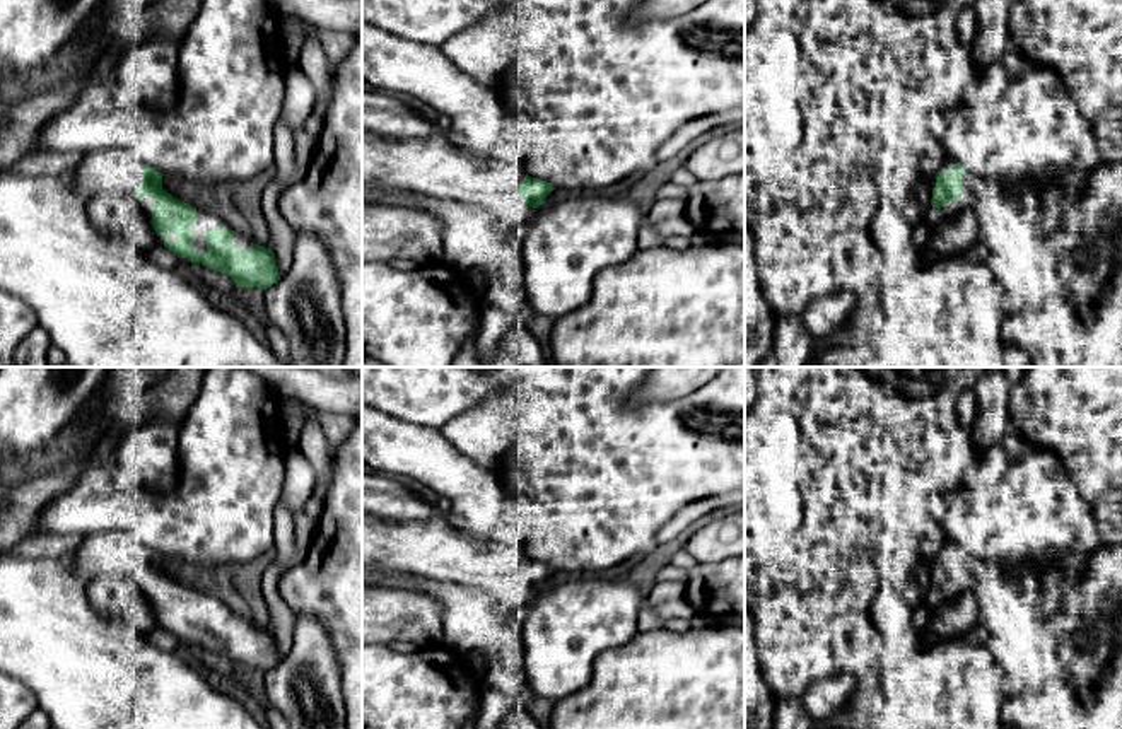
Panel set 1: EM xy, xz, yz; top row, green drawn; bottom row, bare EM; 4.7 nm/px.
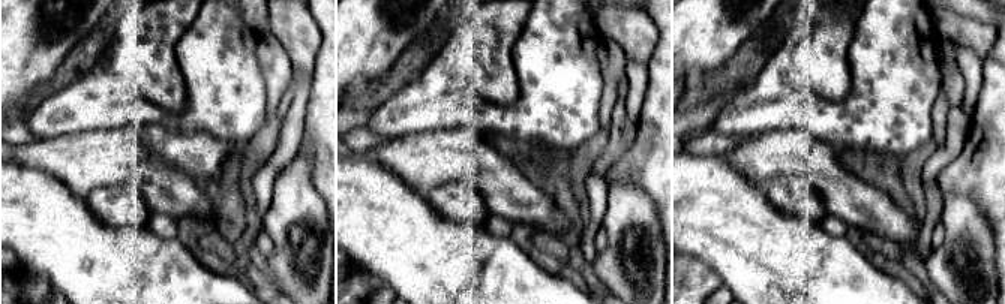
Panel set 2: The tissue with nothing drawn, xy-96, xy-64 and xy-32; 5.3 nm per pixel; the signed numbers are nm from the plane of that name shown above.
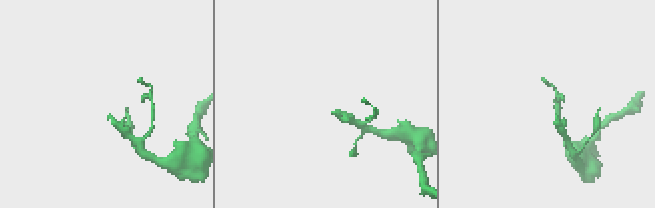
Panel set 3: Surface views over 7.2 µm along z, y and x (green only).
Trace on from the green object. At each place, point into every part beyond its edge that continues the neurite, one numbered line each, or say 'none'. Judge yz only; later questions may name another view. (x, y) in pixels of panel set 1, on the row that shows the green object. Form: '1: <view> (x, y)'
1: yz (946, 163)

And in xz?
1: xz (432, 166)

